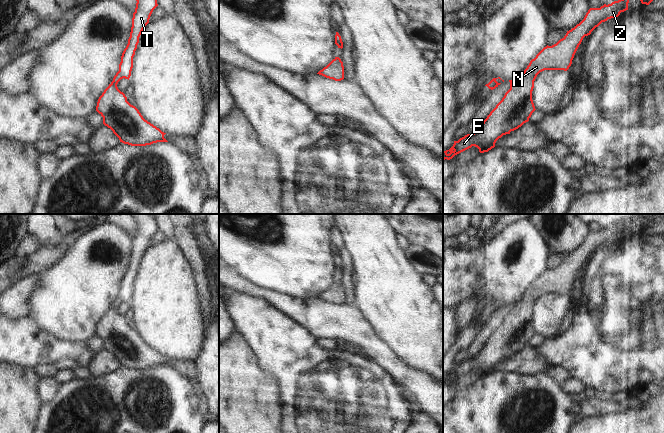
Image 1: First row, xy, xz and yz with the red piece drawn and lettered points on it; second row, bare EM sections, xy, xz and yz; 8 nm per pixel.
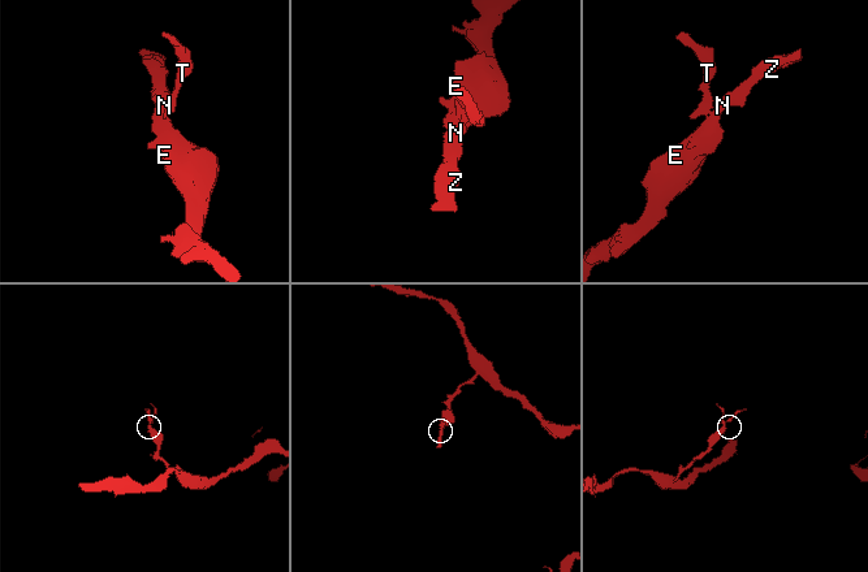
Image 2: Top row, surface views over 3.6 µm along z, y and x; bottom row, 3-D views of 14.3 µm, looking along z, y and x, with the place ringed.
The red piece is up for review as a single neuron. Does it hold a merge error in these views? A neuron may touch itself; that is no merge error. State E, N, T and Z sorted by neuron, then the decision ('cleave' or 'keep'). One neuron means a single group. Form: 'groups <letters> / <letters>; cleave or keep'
groups E N Z / T; cleave

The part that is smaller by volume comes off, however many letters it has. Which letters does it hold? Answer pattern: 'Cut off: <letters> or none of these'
Cut off: T

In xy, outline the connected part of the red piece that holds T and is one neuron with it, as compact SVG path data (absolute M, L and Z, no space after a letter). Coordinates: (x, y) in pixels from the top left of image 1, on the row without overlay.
M155 214L131 215L133 216L137 227L135 236L133 237L128 268L122 277L119 295L116 297L113 305L111 306L113 310L116 310L123 302L129 304L133 292L133 281L139 267L139 261L145 250L149 247L153 234L158 230L157 223L155 221Z

